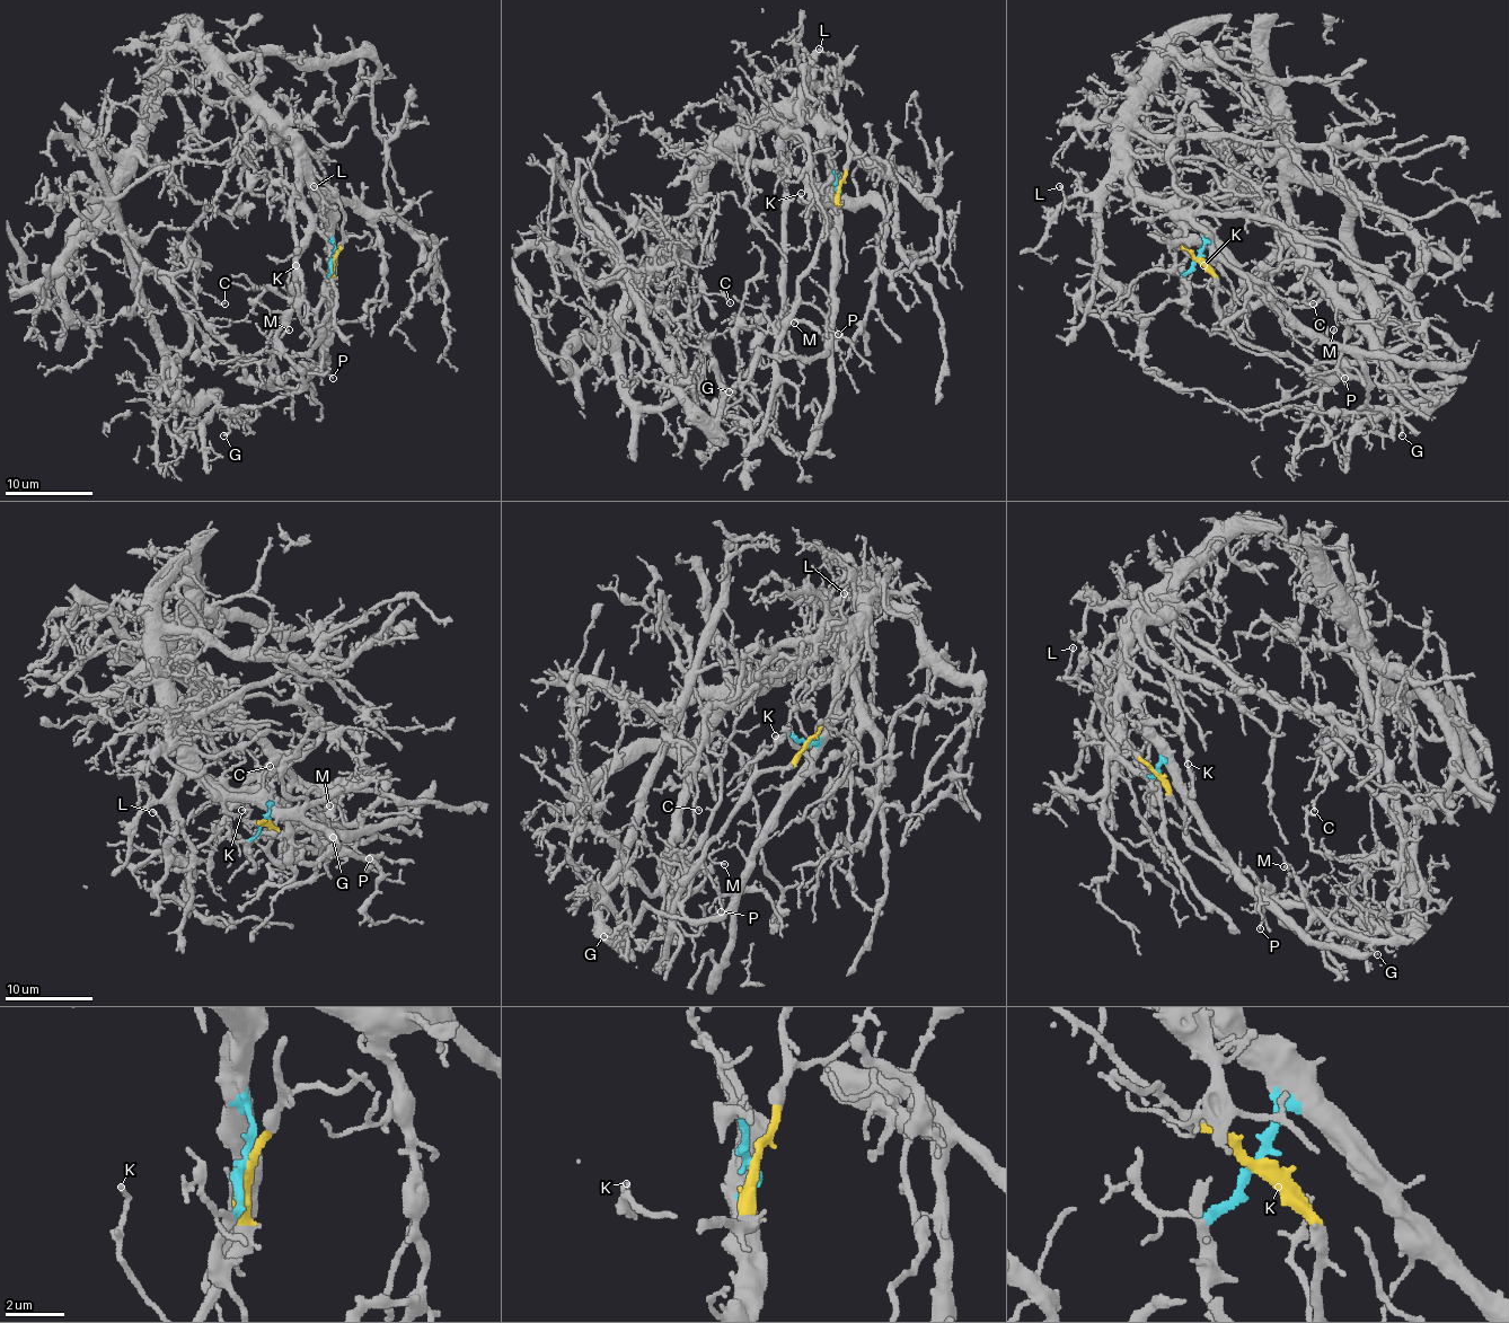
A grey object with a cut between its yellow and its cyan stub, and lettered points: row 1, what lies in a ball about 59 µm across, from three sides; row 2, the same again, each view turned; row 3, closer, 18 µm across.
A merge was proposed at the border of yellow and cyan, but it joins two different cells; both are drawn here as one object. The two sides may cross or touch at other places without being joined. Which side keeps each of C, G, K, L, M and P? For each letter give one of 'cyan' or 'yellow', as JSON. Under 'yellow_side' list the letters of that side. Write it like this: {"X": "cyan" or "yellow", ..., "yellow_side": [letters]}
{"C": "yellow", "G": "cyan", "K": "yellow", "L": "cyan", "M": "cyan", "P": "yellow", "yellow_side": ["C", "K", "P"]}

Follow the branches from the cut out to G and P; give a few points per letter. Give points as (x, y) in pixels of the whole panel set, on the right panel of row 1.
G: (1197, 258), (1212, 243), (1285, 314), (1340, 342), (1368, 381), (1364, 406), (1393, 413), (1401, 422), (1401, 434)
P: (1199, 258), (1215, 279), (1220, 320), (1238, 337), (1294, 358), (1322, 373), (1340, 371), (1344, 378)

